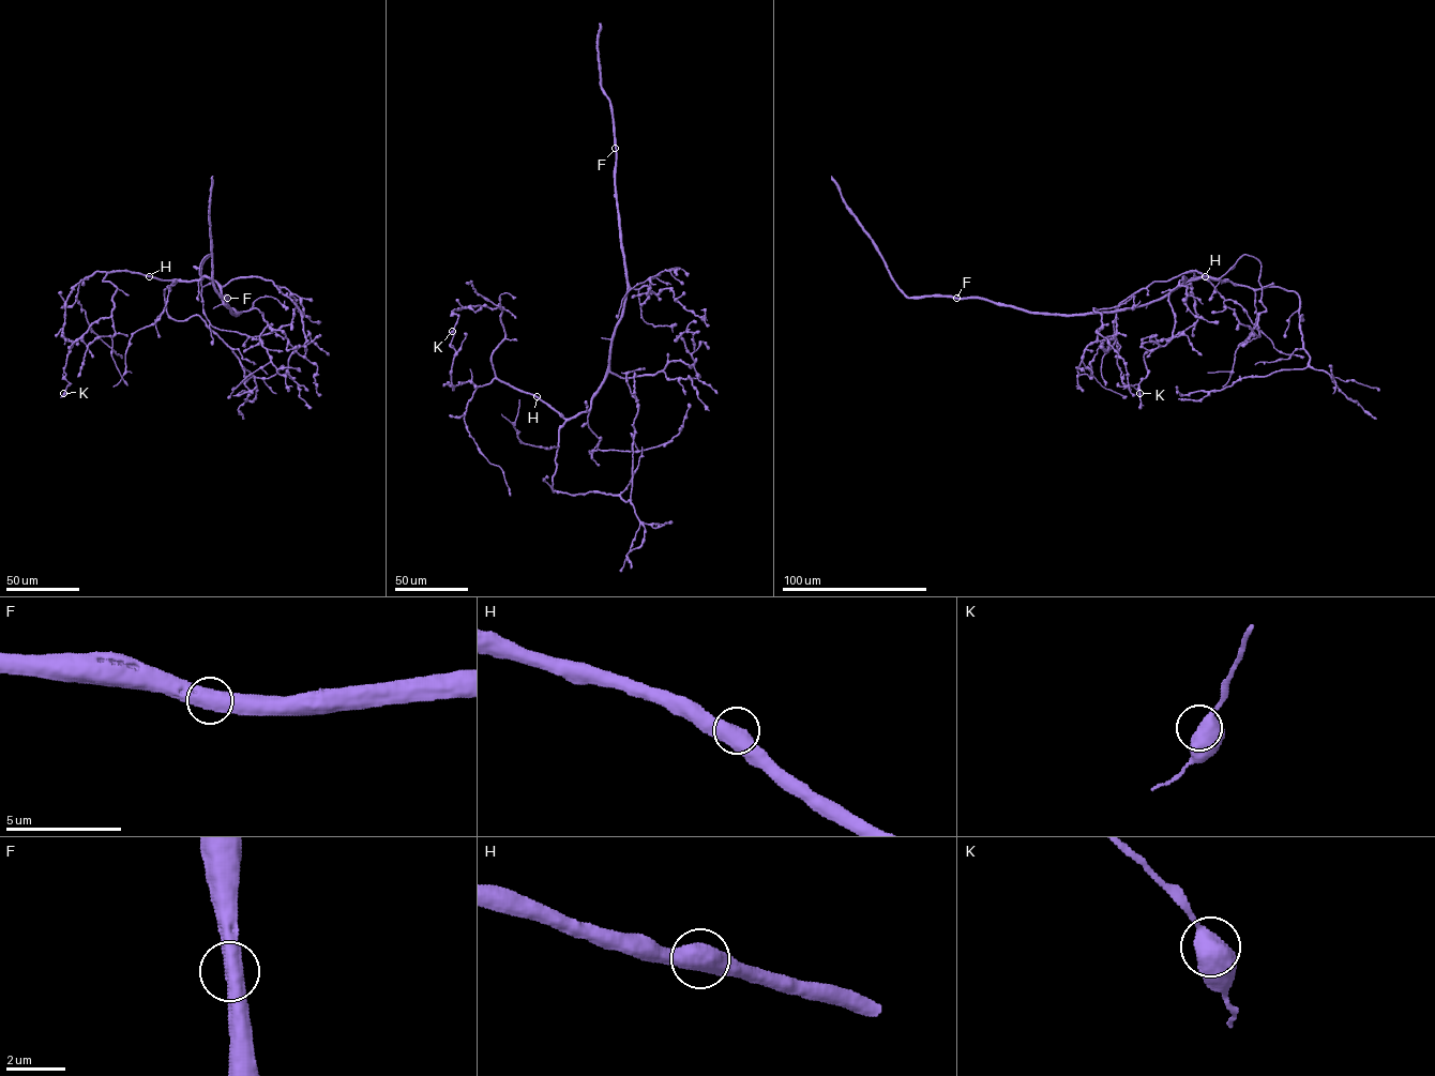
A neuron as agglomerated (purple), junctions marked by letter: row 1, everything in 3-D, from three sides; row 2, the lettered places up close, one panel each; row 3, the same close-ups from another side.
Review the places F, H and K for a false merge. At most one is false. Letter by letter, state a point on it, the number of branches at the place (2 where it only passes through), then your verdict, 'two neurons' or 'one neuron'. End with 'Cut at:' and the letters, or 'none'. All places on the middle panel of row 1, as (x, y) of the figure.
F: at (615, 148); 2 branches meet; one neuron
H: at (537, 396); 2 branches meet; one neuron
K: at (452, 331); 2 branches meet; one neuron
Cut at: none

